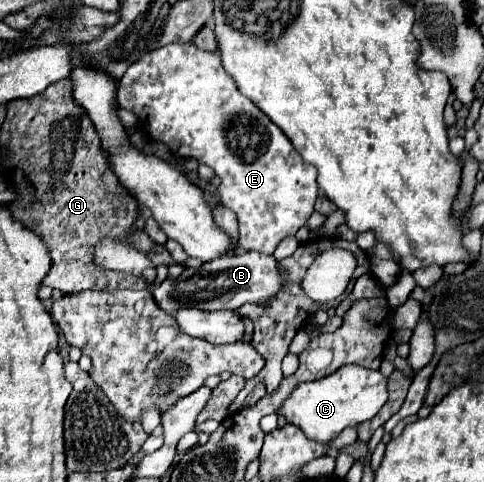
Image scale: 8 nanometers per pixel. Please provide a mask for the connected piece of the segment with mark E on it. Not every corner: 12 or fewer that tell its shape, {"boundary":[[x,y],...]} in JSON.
{"boundary":[[145,52],[119,106],[221,178],[239,246],[273,254],[317,168],[217,52]]}

